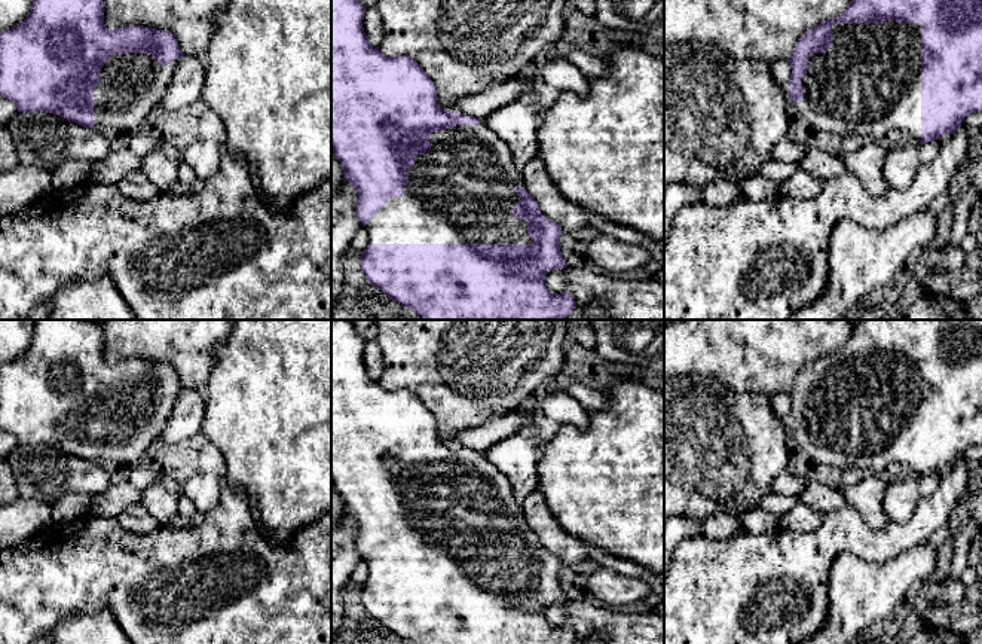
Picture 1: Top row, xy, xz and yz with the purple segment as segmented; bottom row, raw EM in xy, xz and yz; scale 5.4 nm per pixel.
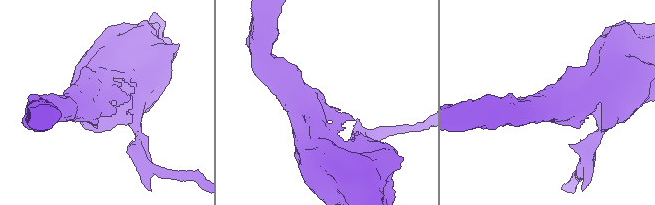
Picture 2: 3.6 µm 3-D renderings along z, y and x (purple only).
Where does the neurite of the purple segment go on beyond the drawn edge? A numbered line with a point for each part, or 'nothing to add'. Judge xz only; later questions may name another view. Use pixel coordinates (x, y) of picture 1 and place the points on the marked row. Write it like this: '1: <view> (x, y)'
1: xz (462, 191)

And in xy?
1: xy (131, 85)

